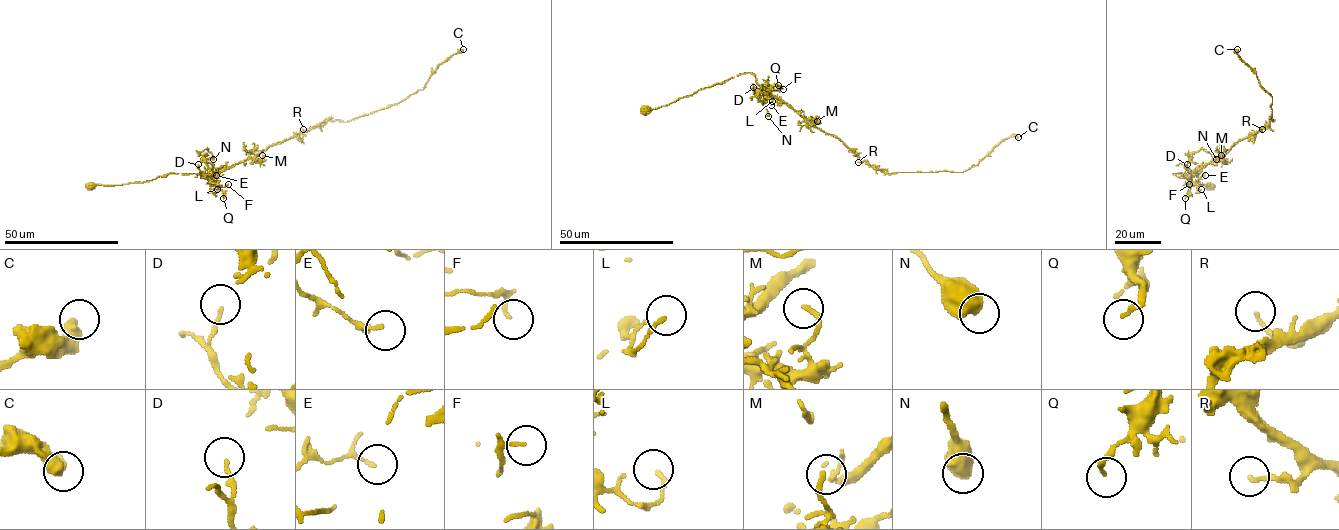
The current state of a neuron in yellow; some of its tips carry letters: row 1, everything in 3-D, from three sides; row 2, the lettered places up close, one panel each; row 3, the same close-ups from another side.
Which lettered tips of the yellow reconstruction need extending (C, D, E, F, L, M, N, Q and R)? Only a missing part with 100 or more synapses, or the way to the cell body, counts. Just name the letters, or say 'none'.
none

